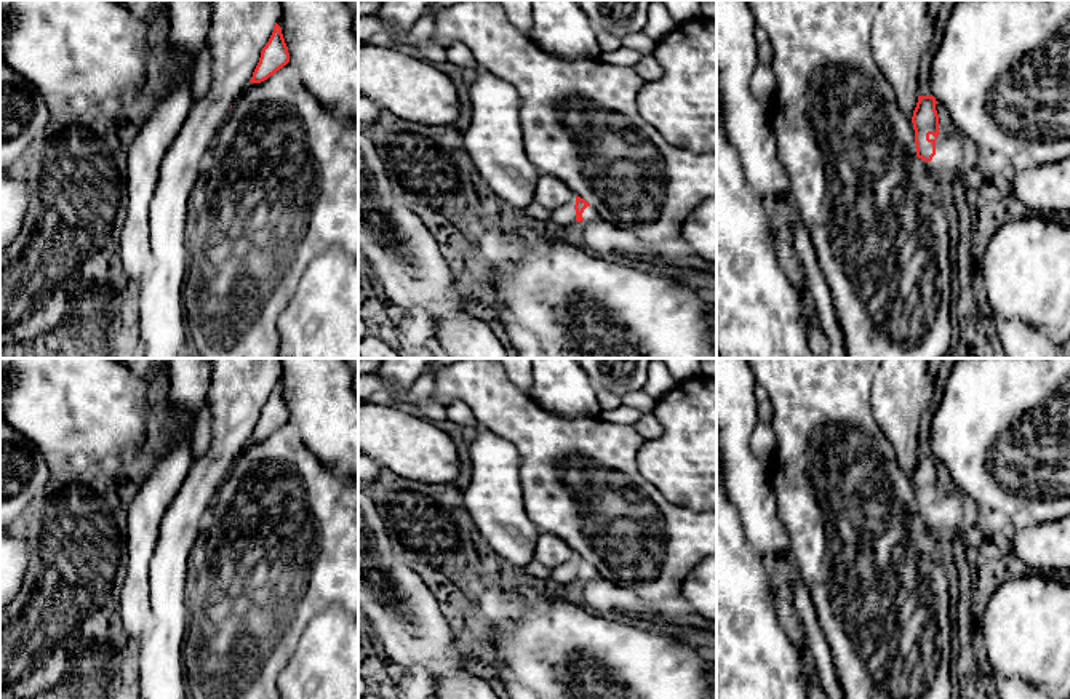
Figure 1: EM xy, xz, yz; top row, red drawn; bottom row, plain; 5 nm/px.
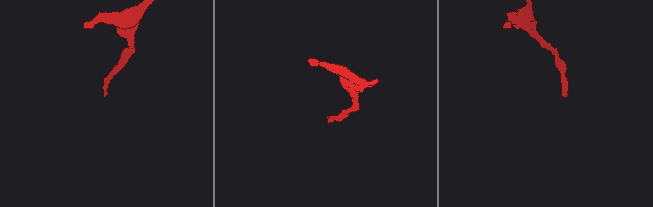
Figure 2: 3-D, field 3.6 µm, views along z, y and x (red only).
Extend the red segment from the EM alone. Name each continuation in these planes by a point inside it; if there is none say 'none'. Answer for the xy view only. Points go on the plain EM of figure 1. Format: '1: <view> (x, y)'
none

